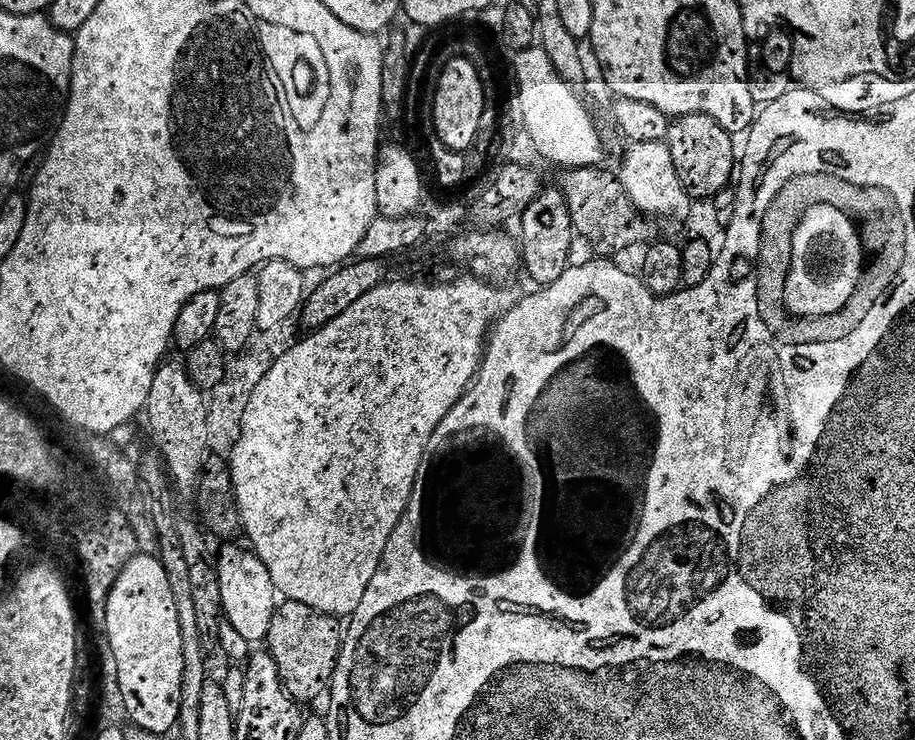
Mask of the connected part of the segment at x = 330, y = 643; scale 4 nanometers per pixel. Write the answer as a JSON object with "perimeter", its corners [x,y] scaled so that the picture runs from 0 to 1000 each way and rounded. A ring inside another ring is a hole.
{"perimeter":[[[310,811],[303,820],[291,876],[303,896],[311,935],[328,954],[352,945],[367,919],[367,907],[372,903],[372,854],[367,843],[364,834],[330,819],[330,814]]]}

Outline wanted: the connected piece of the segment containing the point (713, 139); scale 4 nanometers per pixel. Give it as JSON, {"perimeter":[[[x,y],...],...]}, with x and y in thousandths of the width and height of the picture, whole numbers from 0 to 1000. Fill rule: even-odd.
{"perimeter":[[[767,154],[738,158],[730,170],[728,193],[737,214],[737,226],[745,251],[758,270],[777,272],[800,243],[800,231],[805,231],[800,196],[801,180],[795,178],[785,165]]]}

